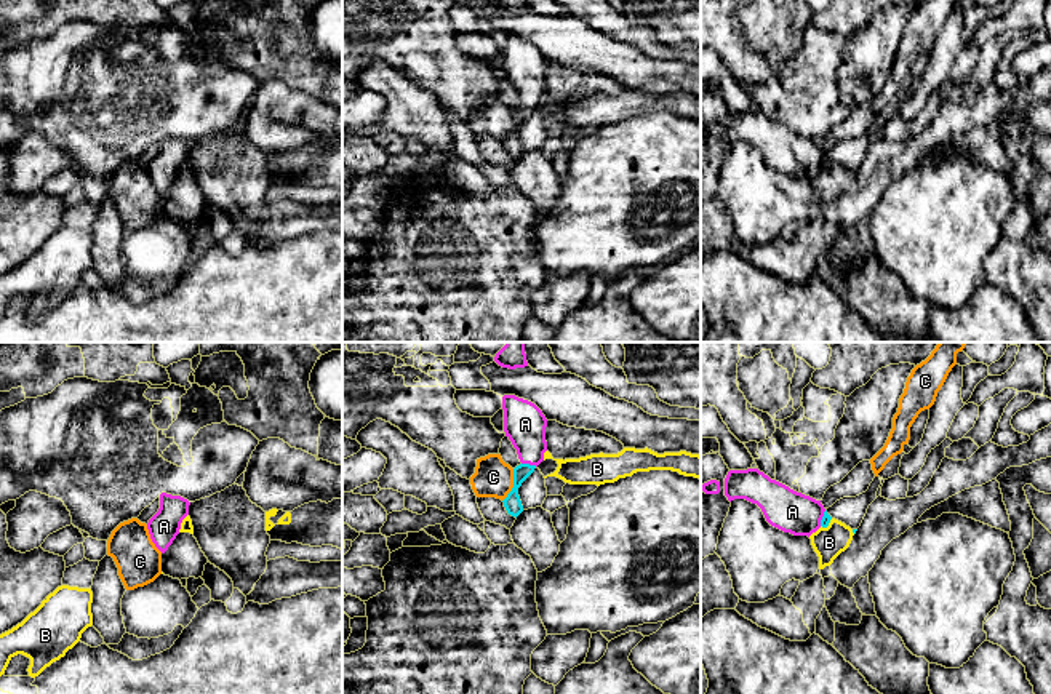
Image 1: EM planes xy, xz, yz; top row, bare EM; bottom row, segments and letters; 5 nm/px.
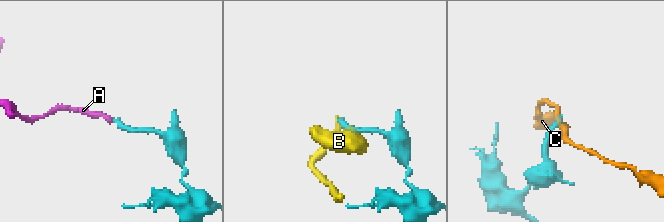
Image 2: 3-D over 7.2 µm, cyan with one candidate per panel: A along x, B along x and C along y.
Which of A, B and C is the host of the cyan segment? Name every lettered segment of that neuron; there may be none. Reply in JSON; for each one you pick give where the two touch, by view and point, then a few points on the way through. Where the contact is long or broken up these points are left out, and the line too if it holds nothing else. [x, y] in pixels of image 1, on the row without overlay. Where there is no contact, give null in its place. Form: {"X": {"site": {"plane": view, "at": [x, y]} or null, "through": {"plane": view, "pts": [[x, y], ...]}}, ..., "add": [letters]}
{"A": {"site": {"plane": "xz", "at": [528, 106]}, "through": {"plane": "xz", "pts": [[512, 144], [519, 117], [528, 106], [528, 75], [525, 66]]}}, "add": ["A"]}

